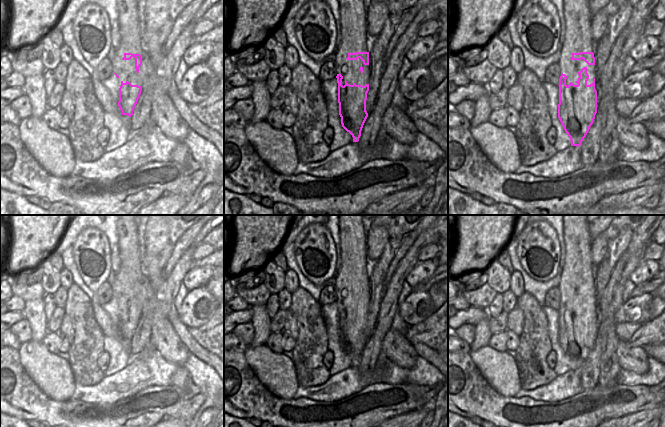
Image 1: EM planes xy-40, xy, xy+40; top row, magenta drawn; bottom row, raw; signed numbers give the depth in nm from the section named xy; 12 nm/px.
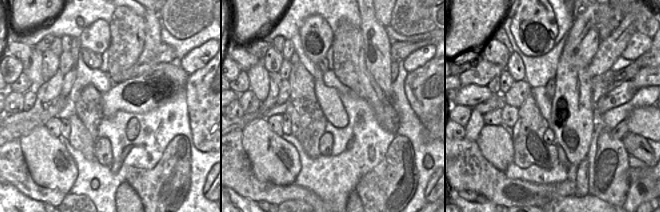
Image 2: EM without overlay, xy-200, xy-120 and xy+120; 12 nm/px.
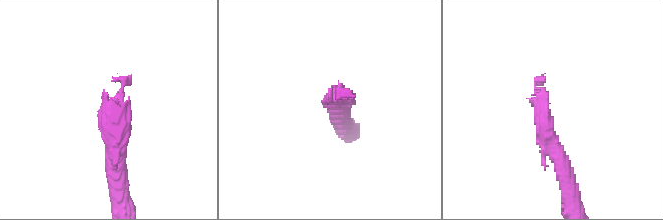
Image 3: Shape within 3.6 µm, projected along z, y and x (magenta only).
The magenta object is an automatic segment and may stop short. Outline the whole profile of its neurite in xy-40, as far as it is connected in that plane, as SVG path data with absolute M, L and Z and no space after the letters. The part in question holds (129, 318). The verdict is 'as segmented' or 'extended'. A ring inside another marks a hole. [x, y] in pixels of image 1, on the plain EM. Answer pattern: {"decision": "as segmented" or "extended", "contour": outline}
{"decision": "as segmented", "contour": "M121 305L119 312L119 325L118 330L122 339L132 340L134 332L141 319L142 310L132 309L130 306Z"}

